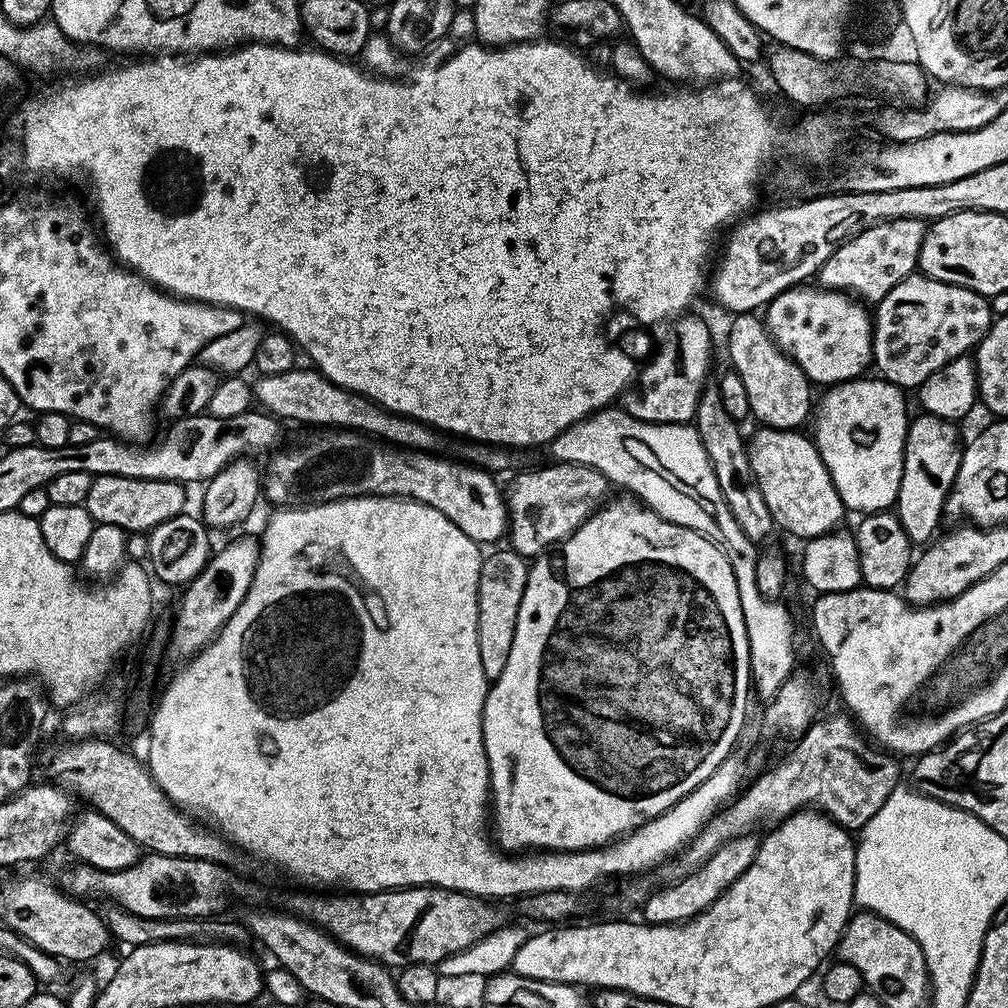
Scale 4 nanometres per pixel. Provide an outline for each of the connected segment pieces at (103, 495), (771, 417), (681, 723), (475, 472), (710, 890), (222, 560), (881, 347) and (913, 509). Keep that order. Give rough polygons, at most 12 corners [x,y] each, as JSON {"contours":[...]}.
{"contours":[[[120,475],[92,479],[93,523],[147,533],[181,515],[187,487]],[[756,314],[728,328],[731,371],[766,428],[796,430],[813,385]],[[635,498],[531,561],[484,699],[505,853],[736,748],[724,549]],[[320,430],[271,457],[272,506],[402,496],[481,546],[505,539],[497,477]],[[755,835],[726,842],[697,872],[653,891],[643,923],[683,924],[754,862]],[[261,541],[213,551],[174,611],[167,651],[187,662],[242,606]],[[913,274],[872,316],[872,364],[919,389],[969,355],[989,297]],[[953,421],[908,425],[894,511],[913,545],[927,545],[962,451]]]}

